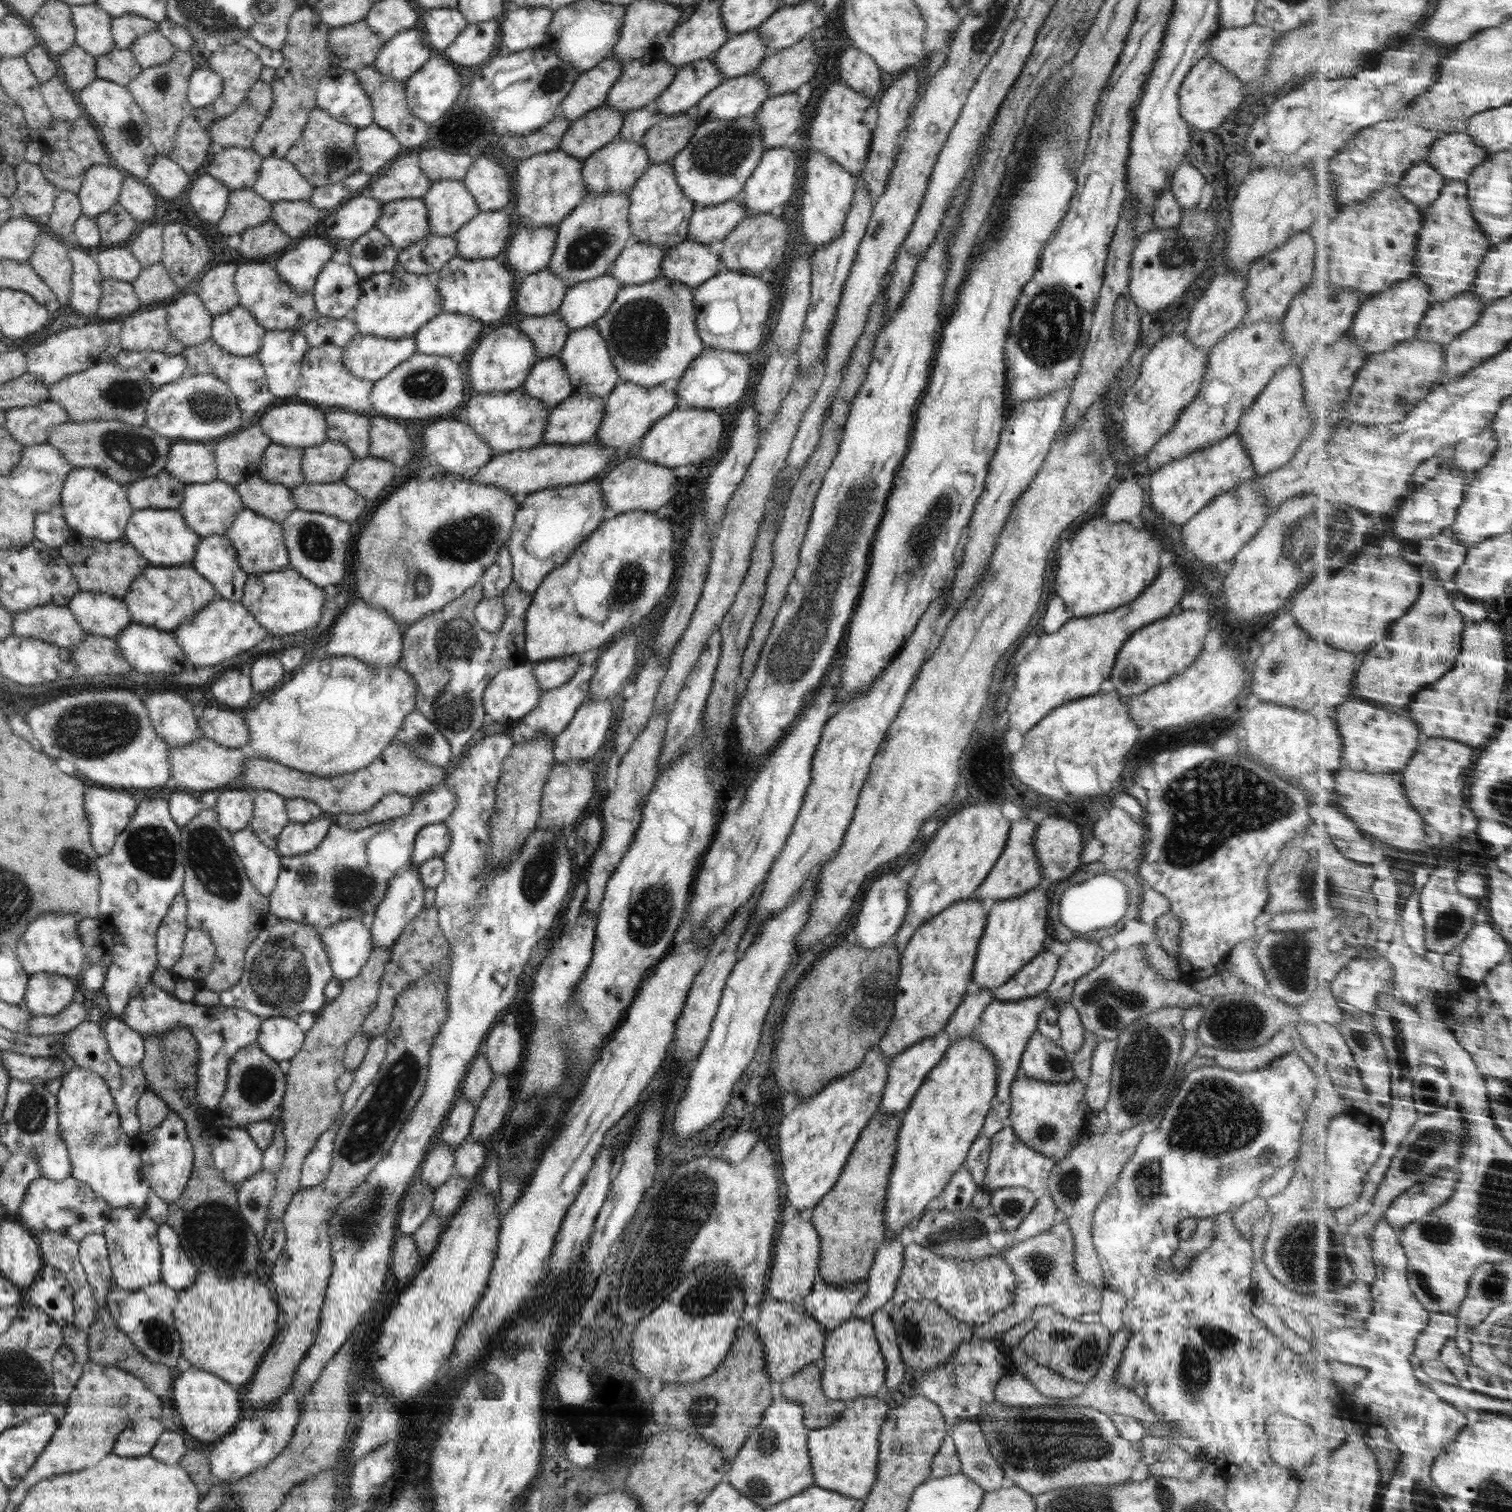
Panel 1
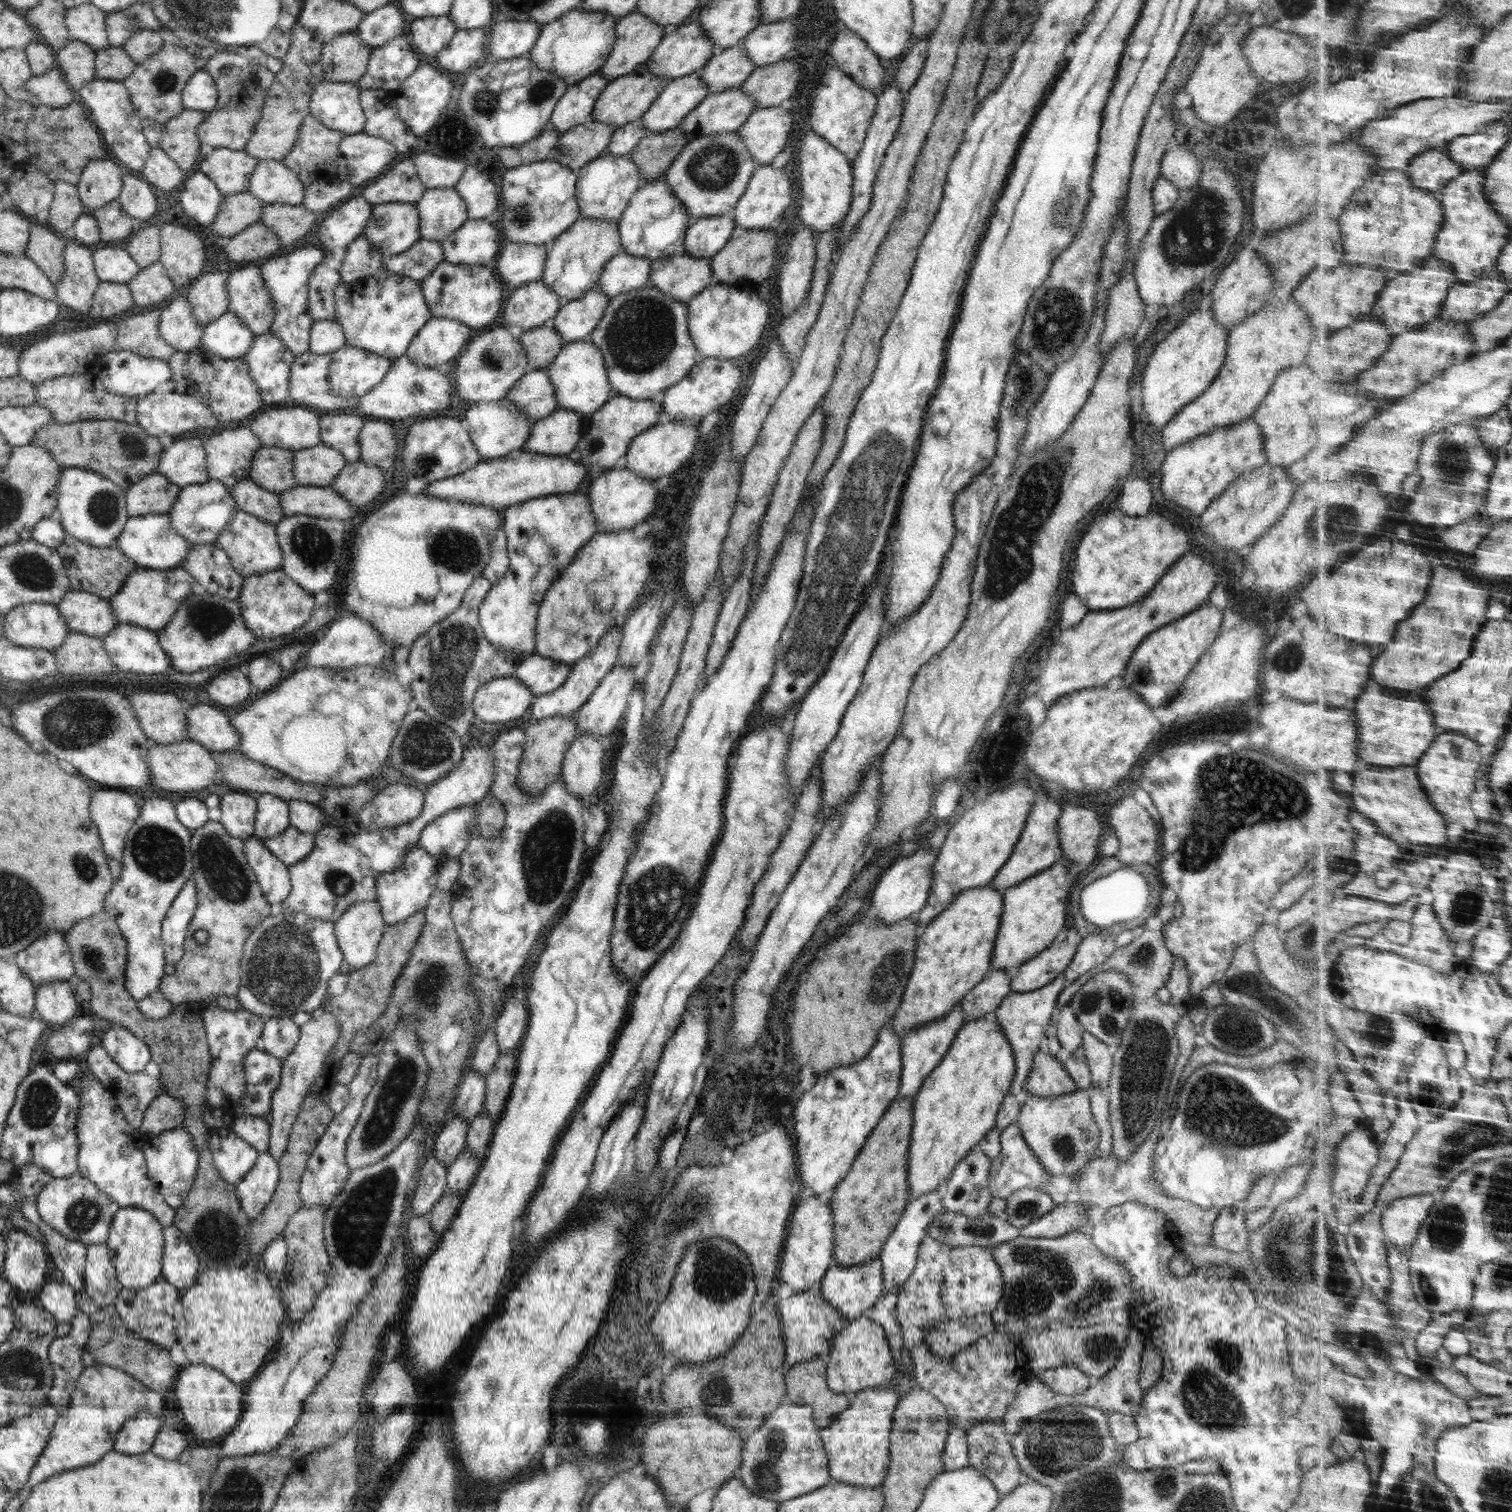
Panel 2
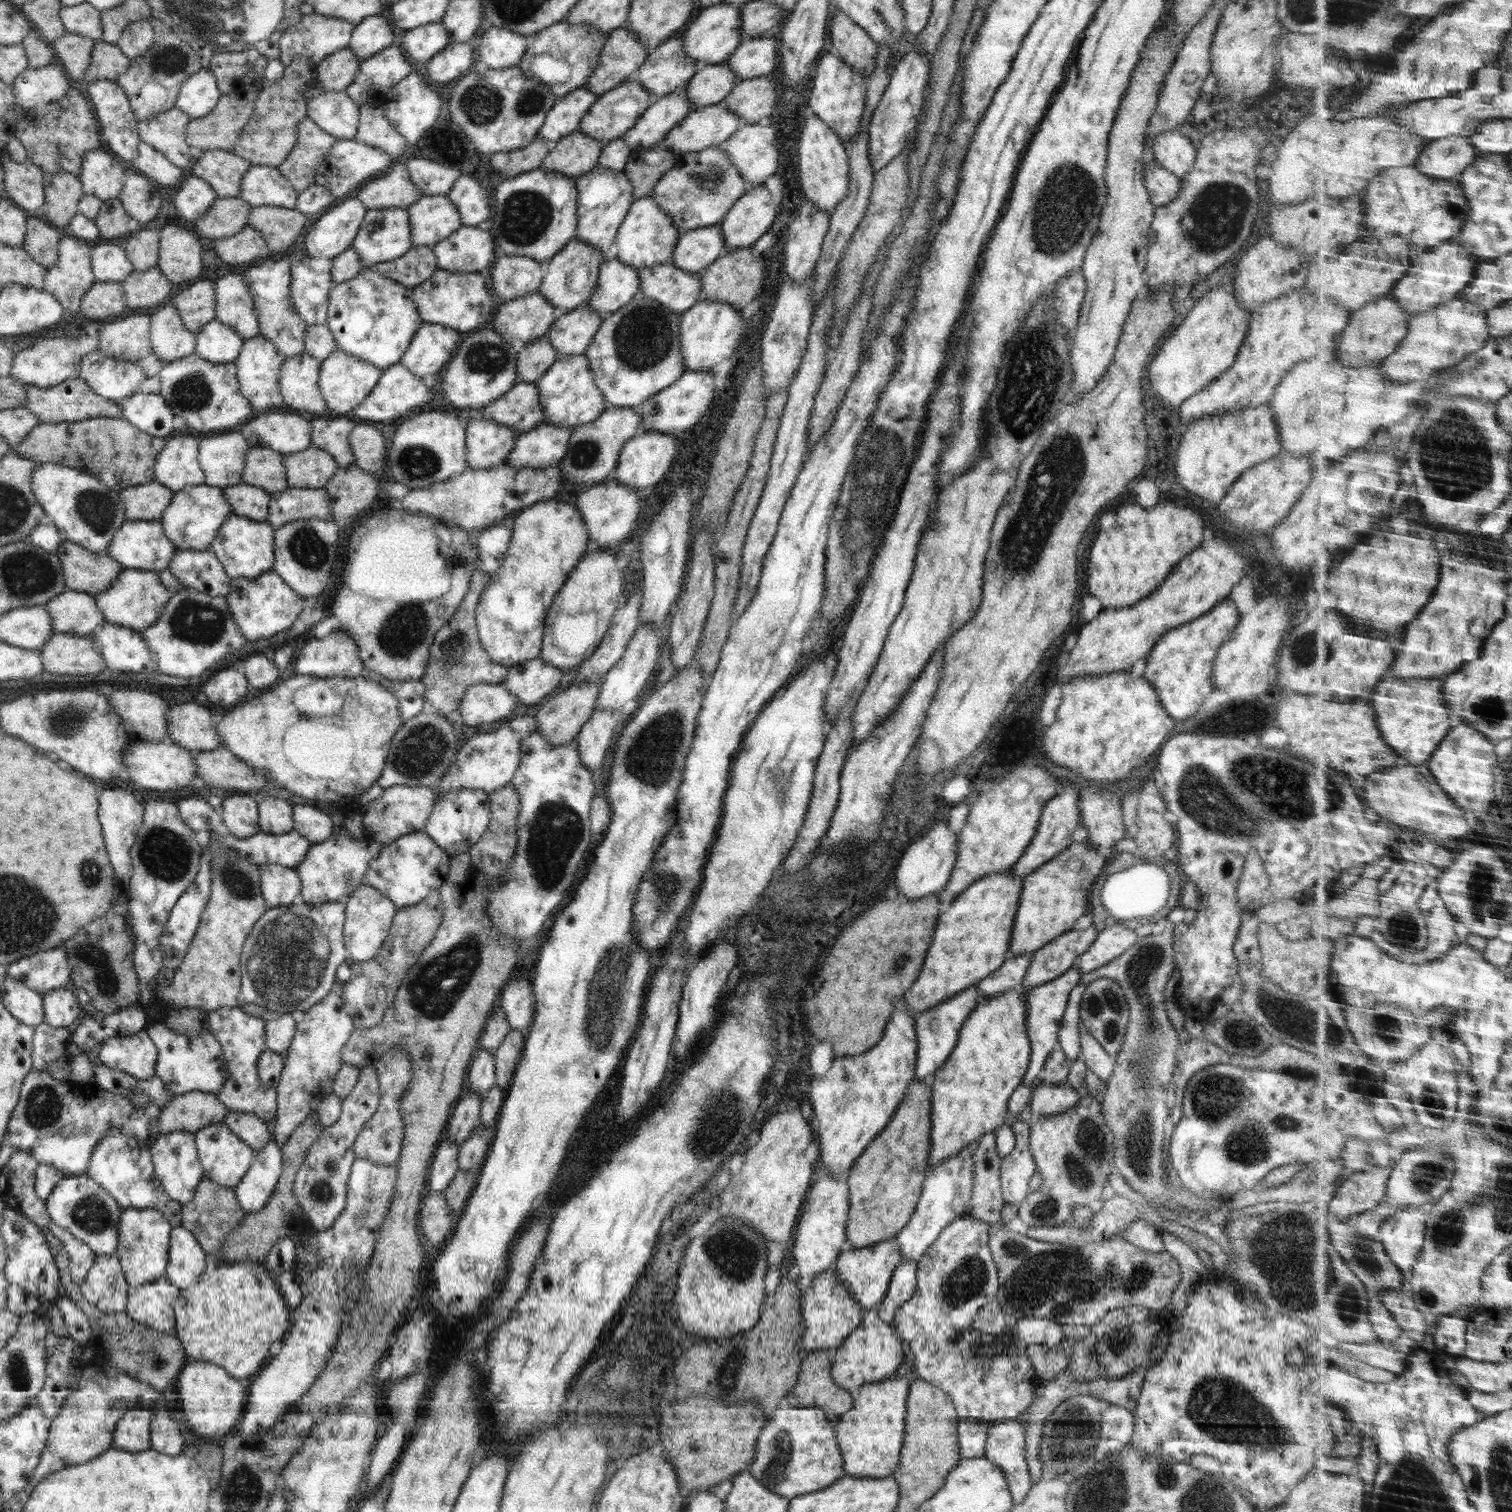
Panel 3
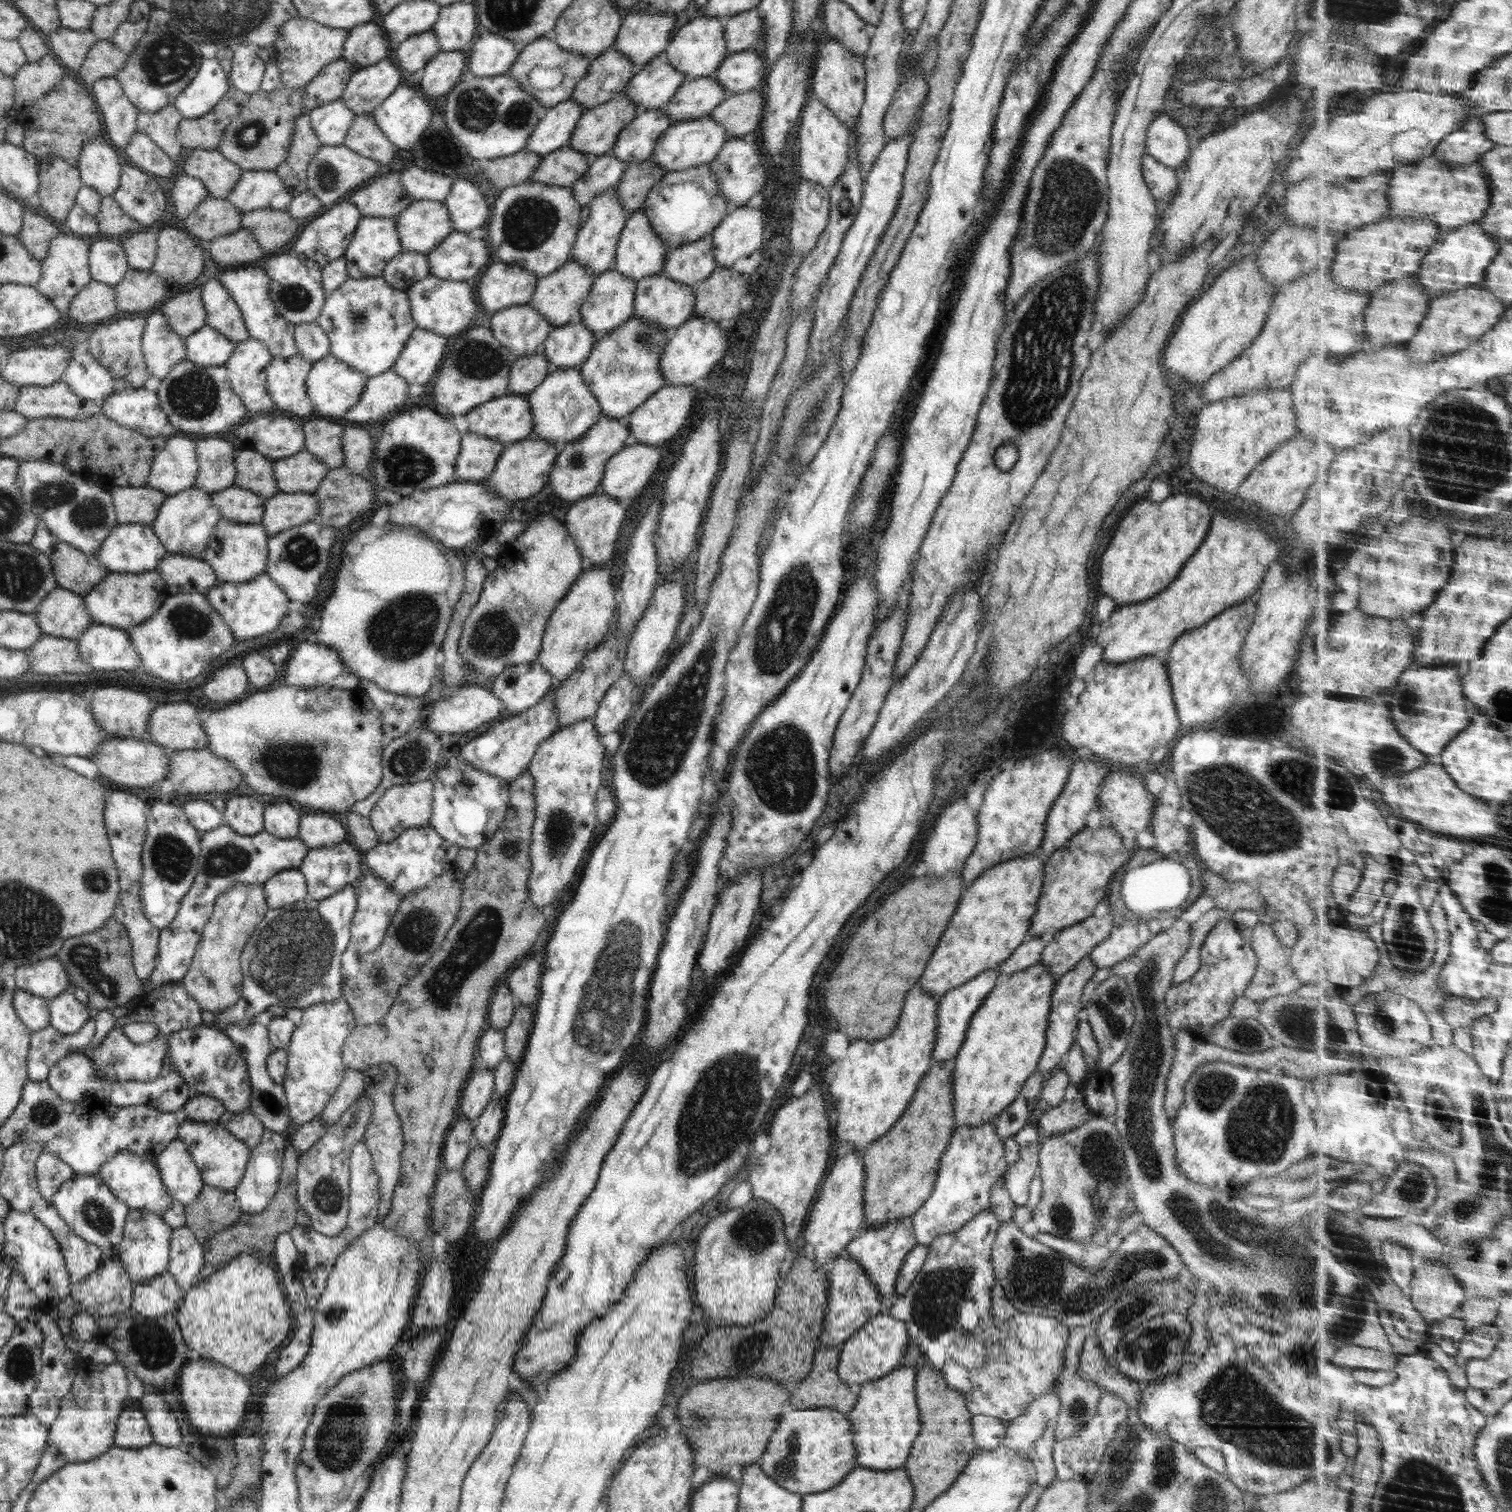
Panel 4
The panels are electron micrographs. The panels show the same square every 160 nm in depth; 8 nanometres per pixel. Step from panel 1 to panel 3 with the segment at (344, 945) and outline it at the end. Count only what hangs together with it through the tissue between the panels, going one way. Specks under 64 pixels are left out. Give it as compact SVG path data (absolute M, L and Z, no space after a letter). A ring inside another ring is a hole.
M362 885L350 895L345 903L345 921L343 924L344 944L350 953L350 962L370 960L379 953L382 943L388 936L397 908L384 894L372 886Z

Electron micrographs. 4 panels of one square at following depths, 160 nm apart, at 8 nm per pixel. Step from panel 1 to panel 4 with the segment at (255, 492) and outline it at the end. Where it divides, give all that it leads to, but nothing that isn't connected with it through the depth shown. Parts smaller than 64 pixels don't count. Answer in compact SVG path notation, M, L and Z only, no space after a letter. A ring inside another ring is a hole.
M232 485L211 494L222 518L237 523L258 525L263 519L265 499L251 490Z

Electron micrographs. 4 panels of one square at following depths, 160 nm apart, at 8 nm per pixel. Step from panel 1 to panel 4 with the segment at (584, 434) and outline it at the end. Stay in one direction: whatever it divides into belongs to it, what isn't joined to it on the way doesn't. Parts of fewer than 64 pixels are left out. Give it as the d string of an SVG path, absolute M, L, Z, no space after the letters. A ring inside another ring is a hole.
M528 436L521 441L504 444L495 469L484 485L487 489L502 495L512 505L542 490L543 486L549 482L549 474L556 457L556 443L552 441Z

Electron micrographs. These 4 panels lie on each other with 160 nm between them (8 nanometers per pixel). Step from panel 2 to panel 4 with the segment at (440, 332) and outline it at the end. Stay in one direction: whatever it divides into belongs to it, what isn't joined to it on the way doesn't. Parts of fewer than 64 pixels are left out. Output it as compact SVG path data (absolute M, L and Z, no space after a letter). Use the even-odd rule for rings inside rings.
M416 328L394 363L392 371L409 385L426 384L443 361L447 338L432 331Z

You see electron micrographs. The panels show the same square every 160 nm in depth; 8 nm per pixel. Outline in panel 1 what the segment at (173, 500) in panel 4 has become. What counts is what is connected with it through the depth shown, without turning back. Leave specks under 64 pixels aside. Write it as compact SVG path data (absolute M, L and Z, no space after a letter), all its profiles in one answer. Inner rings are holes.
M218 479L202 484L185 485L184 498L178 508L186 524L200 538L225 535L242 509L243 502L236 492L235 485L226 484Z

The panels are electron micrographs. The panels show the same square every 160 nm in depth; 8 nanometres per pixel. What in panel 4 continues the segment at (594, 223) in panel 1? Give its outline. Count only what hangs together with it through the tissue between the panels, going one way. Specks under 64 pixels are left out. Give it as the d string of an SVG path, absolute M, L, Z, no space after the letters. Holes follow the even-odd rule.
M570 258L564 266L554 270L554 274L541 278L537 282L534 295L527 305L536 310L538 314L542 314L554 327L578 322L581 320L580 308L590 295L589 290L592 289L594 278L595 276L590 270L586 270L582 264L575 261L574 258Z

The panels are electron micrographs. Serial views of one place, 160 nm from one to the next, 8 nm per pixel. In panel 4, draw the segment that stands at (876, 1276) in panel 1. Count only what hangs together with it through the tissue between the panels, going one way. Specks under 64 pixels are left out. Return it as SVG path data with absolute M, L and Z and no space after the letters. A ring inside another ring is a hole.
M995 1121L982 1126L959 1126L953 1132L949 1145L941 1156L937 1177L931 1195L911 1216L914 1237L918 1245L928 1247L934 1238L960 1230L965 1222L990 1206L990 1189L994 1183L1004 1181L1007 1169L1004 1158L1005 1138L997 1135Z

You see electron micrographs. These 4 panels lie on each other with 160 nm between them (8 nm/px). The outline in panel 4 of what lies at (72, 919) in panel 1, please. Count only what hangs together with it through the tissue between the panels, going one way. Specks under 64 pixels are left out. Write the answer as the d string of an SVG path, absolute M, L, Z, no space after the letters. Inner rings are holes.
M48 957L28 966L19 966L13 974L18 989L50 1000L64 993L69 978L56 957Z

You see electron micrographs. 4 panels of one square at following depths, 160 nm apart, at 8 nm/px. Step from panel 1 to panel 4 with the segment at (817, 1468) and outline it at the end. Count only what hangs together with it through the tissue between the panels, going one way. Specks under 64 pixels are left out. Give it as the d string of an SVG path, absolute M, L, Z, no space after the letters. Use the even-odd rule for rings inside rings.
M898 1368L856 1388L857 1403L846 1415L853 1432L858 1465L873 1470L893 1470L905 1466L921 1427L915 1378L912 1368Z

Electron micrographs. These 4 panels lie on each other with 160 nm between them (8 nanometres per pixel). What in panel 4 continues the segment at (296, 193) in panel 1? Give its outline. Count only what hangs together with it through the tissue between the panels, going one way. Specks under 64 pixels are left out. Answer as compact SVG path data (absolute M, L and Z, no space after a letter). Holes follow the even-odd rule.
M245 170L226 200L245 213L256 209L286 211L293 197L276 171Z

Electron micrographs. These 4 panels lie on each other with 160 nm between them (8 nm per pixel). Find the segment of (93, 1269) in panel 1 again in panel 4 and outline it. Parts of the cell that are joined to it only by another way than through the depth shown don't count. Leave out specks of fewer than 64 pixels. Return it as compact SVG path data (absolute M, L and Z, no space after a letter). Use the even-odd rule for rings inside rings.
M111 1256L106 1258L101 1266L85 1277L82 1282L72 1284L70 1296L80 1303L84 1312L90 1314L98 1312L102 1316L110 1316L114 1312L122 1312L131 1307L133 1283L118 1258Z

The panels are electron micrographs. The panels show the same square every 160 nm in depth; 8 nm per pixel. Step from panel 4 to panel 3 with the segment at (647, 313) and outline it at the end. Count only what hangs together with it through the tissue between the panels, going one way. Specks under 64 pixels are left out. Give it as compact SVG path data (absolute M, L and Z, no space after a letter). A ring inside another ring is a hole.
M672 262L642 268L638 271L640 280L639 290L642 296L652 302L658 302L662 308L674 312L674 314L681 316L699 301L702 290L700 280L694 274L691 274L691 272L686 272L678 269L676 266L672 266Z

